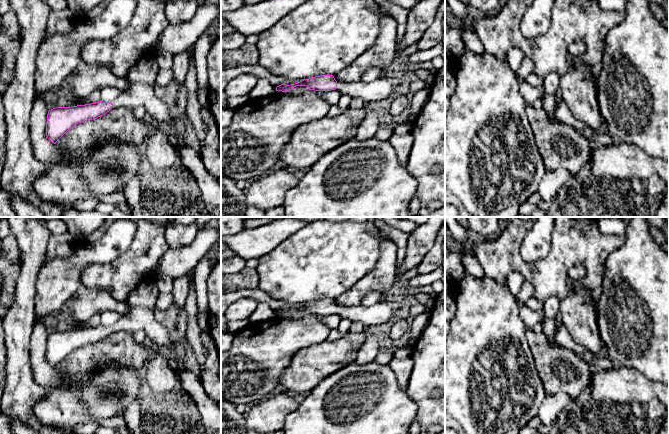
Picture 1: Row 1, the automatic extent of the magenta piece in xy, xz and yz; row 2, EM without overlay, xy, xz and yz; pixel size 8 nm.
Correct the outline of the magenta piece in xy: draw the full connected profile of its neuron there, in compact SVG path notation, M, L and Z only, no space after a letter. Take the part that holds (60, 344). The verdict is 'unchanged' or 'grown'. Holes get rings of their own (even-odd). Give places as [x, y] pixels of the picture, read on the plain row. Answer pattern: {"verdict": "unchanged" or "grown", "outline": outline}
{"verdict": "grown", "outline": "M131 305L130 309L119 315L111 326L96 327L71 331L56 331L48 335L46 360L54 368L75 349L87 344L94 344L105 339L112 332L125 331L133 334L143 331L160 349L173 350L175 342L166 329L155 319L154 311L144 306Z"}

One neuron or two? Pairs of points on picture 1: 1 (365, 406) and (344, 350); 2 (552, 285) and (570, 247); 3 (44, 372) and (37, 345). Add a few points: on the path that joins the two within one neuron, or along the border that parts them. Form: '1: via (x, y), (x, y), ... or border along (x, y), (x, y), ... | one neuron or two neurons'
1: border along (354, 361), (329, 375) | two neurons
2: via (552, 276), (554, 267), (562, 256) | one neuron
3: via (39, 365), (37, 352) | one neuron

